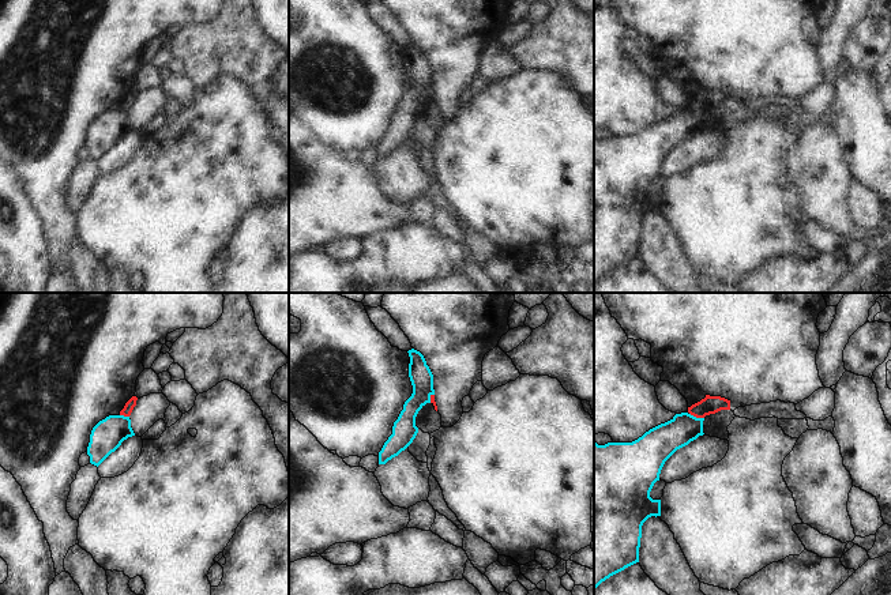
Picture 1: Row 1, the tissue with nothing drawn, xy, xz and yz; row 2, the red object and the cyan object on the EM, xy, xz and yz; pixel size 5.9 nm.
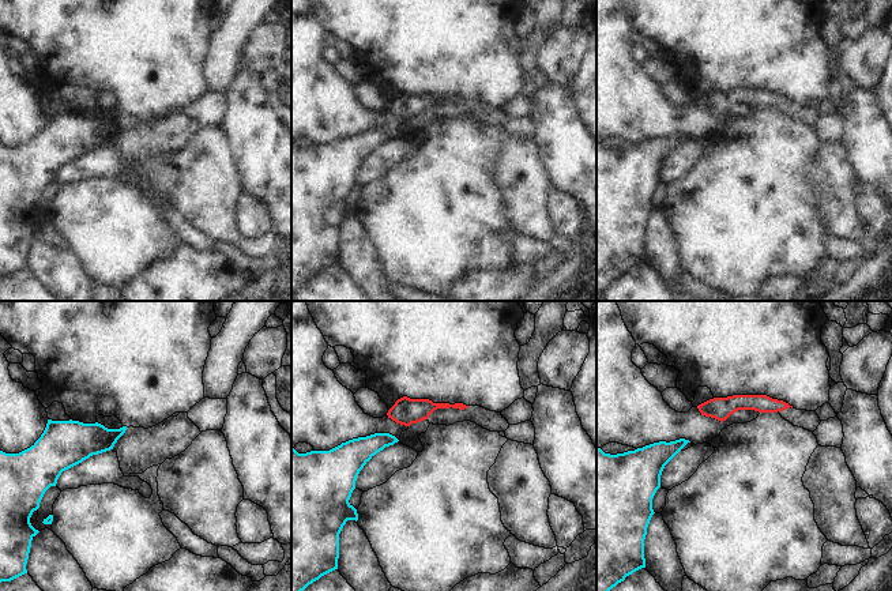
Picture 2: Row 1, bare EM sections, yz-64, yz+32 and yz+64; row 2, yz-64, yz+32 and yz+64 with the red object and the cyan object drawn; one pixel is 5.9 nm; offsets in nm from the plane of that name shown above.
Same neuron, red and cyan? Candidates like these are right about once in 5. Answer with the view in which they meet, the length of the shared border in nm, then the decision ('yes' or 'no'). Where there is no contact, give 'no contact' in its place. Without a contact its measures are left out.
contact in yz; length 90 nm; no

